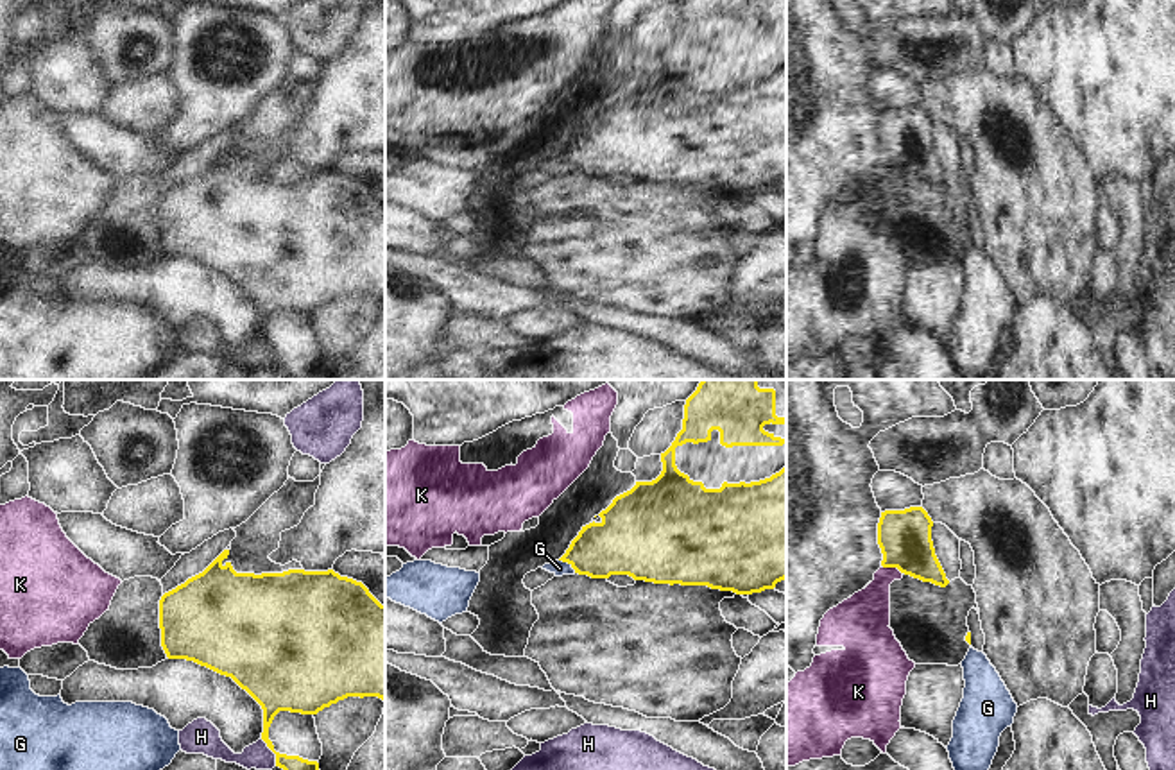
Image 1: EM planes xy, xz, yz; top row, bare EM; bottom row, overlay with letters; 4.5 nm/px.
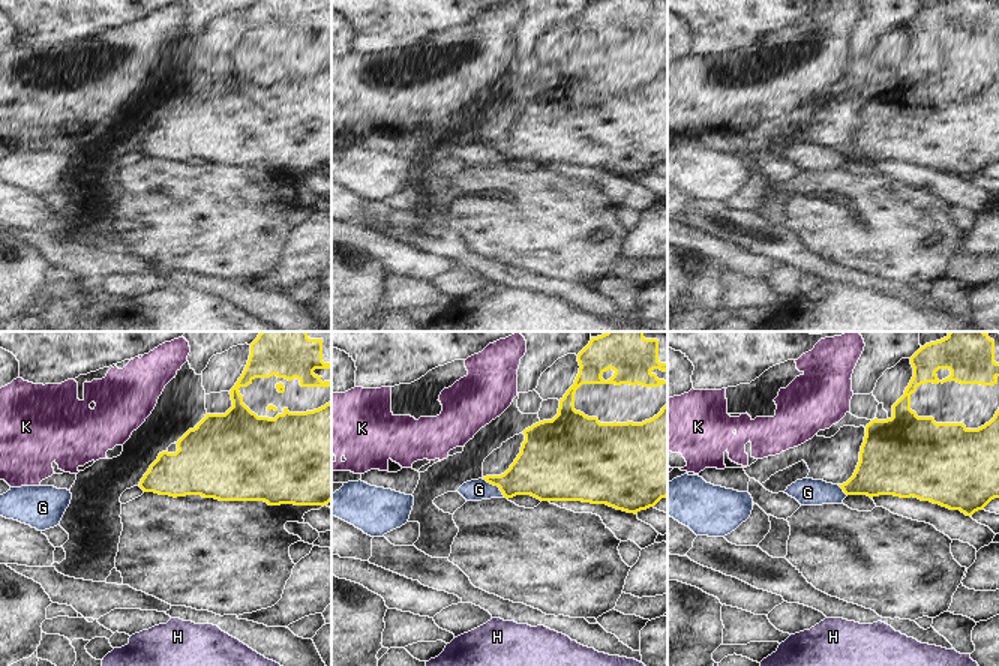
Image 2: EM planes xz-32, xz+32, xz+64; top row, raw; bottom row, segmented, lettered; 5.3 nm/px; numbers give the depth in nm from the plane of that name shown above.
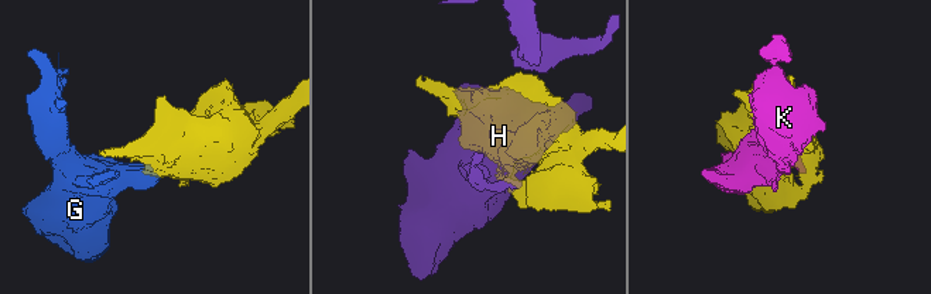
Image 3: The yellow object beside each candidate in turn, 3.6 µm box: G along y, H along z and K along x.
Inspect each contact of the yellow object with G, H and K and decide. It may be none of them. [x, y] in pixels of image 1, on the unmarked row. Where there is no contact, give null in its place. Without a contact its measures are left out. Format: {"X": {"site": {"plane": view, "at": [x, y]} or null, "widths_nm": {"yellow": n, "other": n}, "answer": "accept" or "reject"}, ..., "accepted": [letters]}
{"G": {"site": {"plane": "xz", "at": [568, 162]}, "widths_nm": {"yellow": 280, "other": 70}, "answer": "reject"}, "H": {"site": {"plane": "xy", "at": [273, 350]}, "widths_nm": {"yellow": 150, "other": 120}, "answer": "reject"}, "K": {"site": {"plane": "yz", "at": [892, 165]}, "widths_nm": {"yellow": 240, "other": 220}, "answer": "reject"}, "accepted": []}

